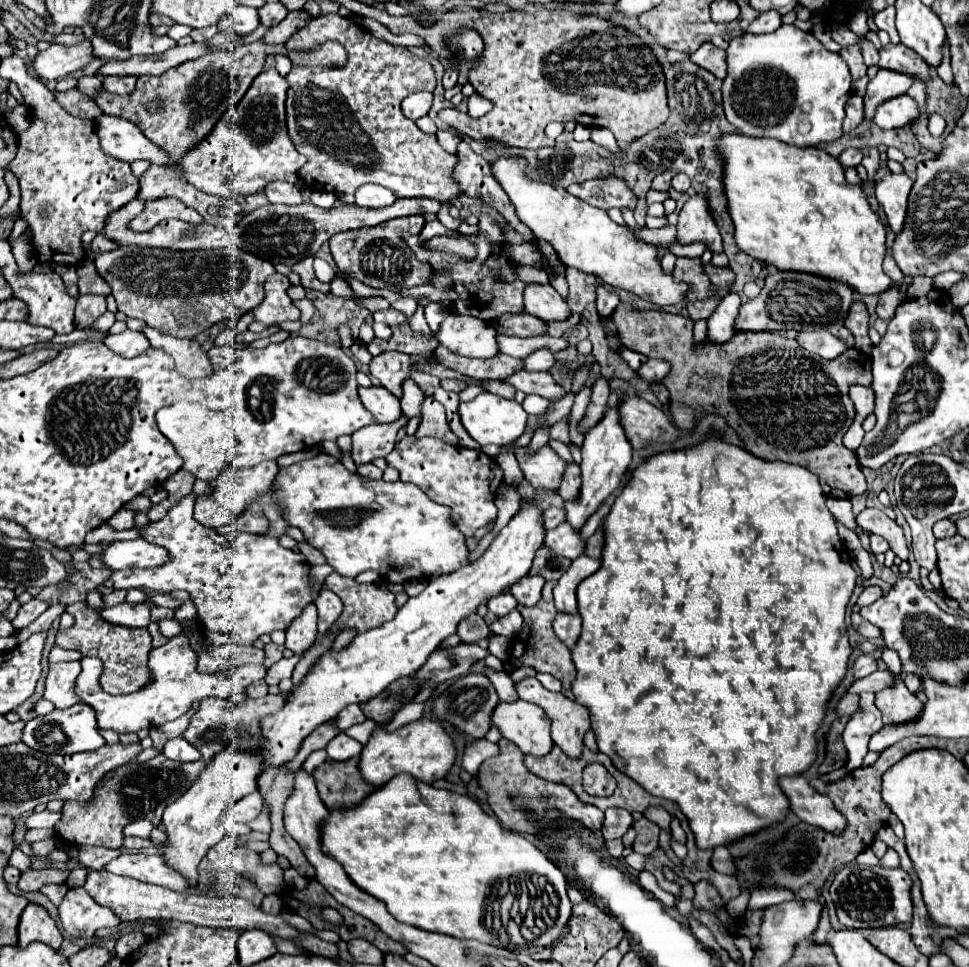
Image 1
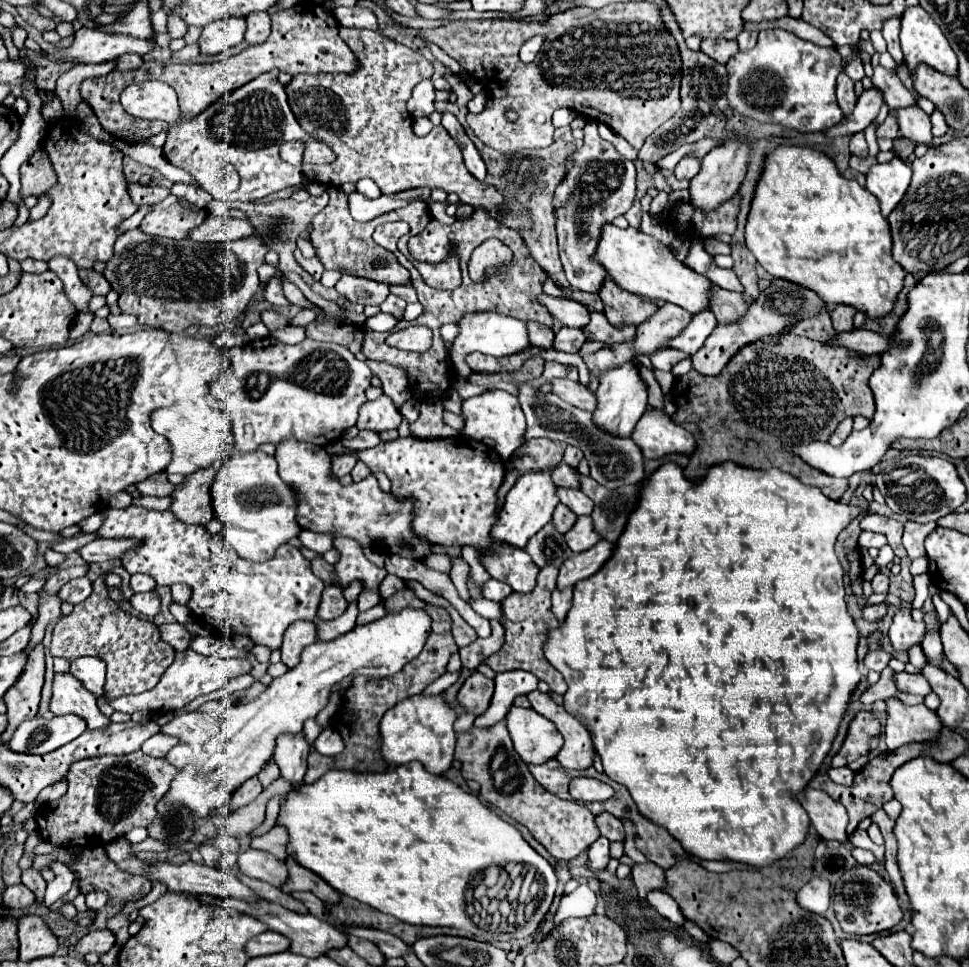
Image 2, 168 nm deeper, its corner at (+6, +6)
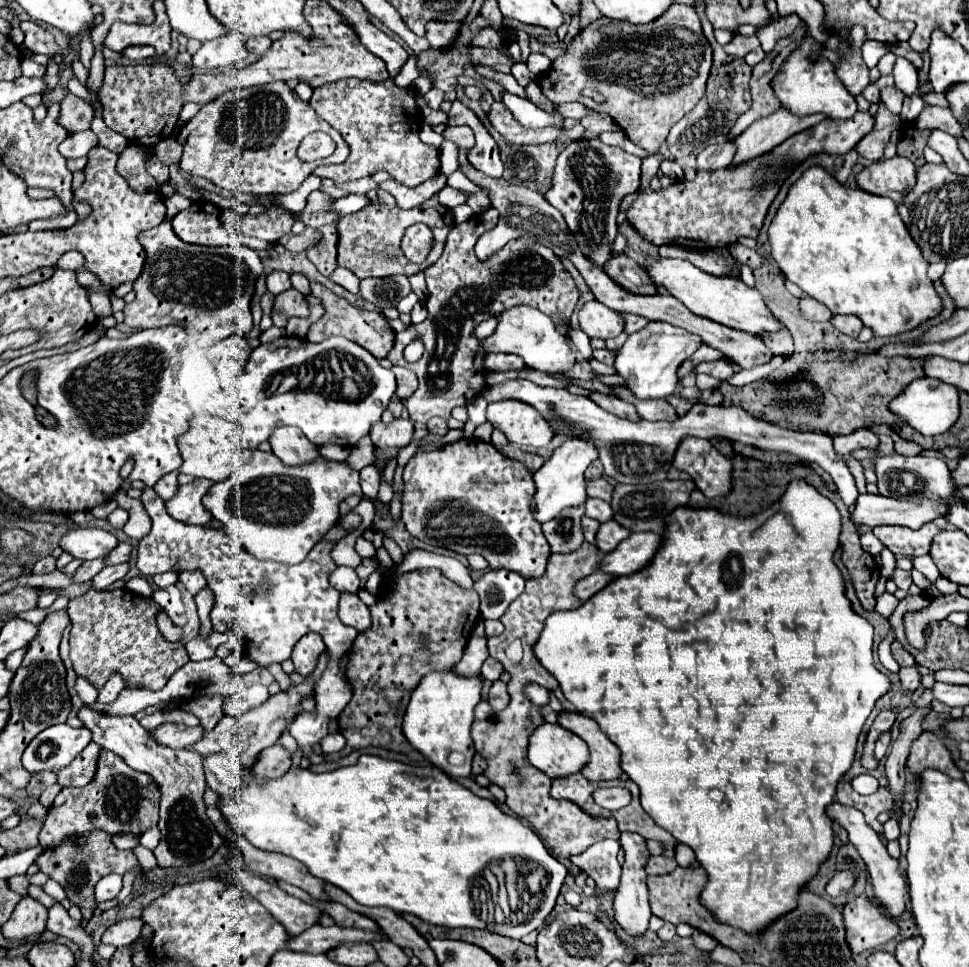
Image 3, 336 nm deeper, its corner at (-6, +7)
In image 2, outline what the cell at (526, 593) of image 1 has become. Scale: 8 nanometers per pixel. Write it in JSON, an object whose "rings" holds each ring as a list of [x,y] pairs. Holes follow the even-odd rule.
{"rings":[[[463,435],[447,437],[447,439],[417,439],[417,437],[403,439],[403,437],[399,437],[397,441],[379,443],[373,449],[353,451],[351,455],[355,455],[359,461],[363,461],[373,473],[383,471],[391,479],[391,493],[395,495],[395,499],[413,499],[411,529],[413,529],[415,537],[419,537],[431,545],[445,545],[445,547],[471,545],[479,553],[479,563],[485,567],[485,571],[493,579],[509,583],[513,587],[513,591],[521,591],[521,593],[533,591],[539,567],[535,567],[529,553],[525,549],[511,547],[503,541],[499,543],[491,537],[491,529],[497,523],[497,511],[499,511],[497,491],[505,479],[505,463],[493,447],[487,447],[485,443],[475,441],[475,439],[467,439]]]}

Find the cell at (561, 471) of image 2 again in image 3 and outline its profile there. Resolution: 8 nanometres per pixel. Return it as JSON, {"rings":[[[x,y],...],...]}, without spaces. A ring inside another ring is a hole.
{"rings":[[[599,478],[599,480],[587,480],[585,484],[587,484],[587,496],[591,496],[591,498],[601,498],[601,500],[605,500],[605,502],[611,500],[613,486],[611,486],[607,480],[603,480],[603,478]]]}

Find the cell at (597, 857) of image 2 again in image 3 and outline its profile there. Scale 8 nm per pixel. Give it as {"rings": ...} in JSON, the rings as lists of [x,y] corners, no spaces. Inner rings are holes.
{"rings":[[[603,840],[595,842],[587,852],[571,857],[571,862],[581,866],[581,870],[597,882],[597,888],[617,888],[621,878],[621,864],[617,862],[619,850],[617,840]]]}

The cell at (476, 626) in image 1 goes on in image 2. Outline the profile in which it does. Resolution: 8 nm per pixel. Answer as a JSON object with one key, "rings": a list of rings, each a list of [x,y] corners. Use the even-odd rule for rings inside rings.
{"rings":[[[458,557],[454,559],[449,575],[451,575],[451,581],[453,581],[453,585],[457,587],[459,595],[461,595],[465,601],[469,601],[469,591],[467,591],[467,573],[469,573],[469,565],[463,561],[463,558]]]}

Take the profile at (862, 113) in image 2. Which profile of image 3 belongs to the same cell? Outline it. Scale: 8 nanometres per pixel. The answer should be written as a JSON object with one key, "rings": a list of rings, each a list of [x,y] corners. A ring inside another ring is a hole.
{"rings":[[[859,112],[851,118],[851,122],[843,120],[823,120],[813,128],[807,128],[783,144],[763,154],[763,158],[755,158],[751,162],[715,170],[715,172],[697,172],[693,182],[677,182],[669,188],[661,188],[653,192],[647,188],[629,208],[627,220],[639,230],[639,234],[653,244],[679,244],[697,250],[707,250],[717,246],[727,246],[735,242],[739,236],[757,238],[763,218],[767,214],[769,204],[773,202],[777,190],[781,188],[787,174],[809,154],[829,152],[829,154],[845,154],[855,144],[873,130],[875,116],[871,112]]]}

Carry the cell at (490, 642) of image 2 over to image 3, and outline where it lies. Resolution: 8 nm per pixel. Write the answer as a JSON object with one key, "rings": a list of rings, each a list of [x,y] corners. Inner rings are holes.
{"rings":[[[487,658],[485,662],[483,662],[483,668],[481,668],[481,676],[483,678],[487,678],[487,680],[497,680],[499,676],[501,676],[501,672],[503,672],[503,666],[497,662],[497,660],[493,660],[493,658]]]}

